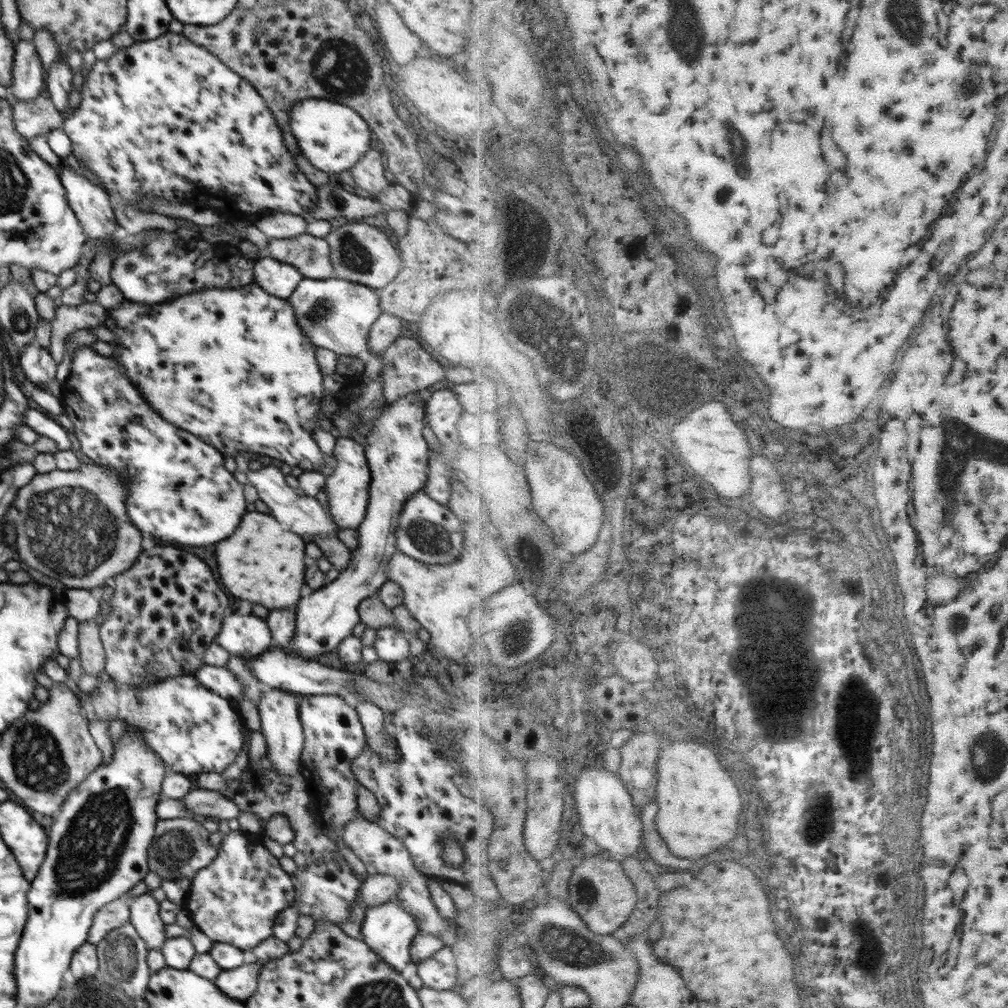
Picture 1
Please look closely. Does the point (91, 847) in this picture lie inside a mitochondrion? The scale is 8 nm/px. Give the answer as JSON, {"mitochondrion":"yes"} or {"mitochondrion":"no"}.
{"mitochondrion":"yes"}

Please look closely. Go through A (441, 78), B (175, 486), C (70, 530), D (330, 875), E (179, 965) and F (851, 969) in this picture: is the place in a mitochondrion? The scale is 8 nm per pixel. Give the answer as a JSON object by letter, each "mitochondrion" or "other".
{"A":"other","B":"mitochondrion","C":"mitochondrion","D":"other","E":"other","F":"other"}

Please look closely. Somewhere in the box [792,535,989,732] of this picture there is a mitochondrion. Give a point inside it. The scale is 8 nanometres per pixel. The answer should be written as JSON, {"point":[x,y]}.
{"point":[881,665]}

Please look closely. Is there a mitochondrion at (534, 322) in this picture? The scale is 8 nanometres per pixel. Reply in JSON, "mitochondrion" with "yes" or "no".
{"mitochondrion":"yes"}

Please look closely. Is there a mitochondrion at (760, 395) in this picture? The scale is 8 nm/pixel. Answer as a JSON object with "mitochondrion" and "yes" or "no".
{"mitochondrion":"no"}

